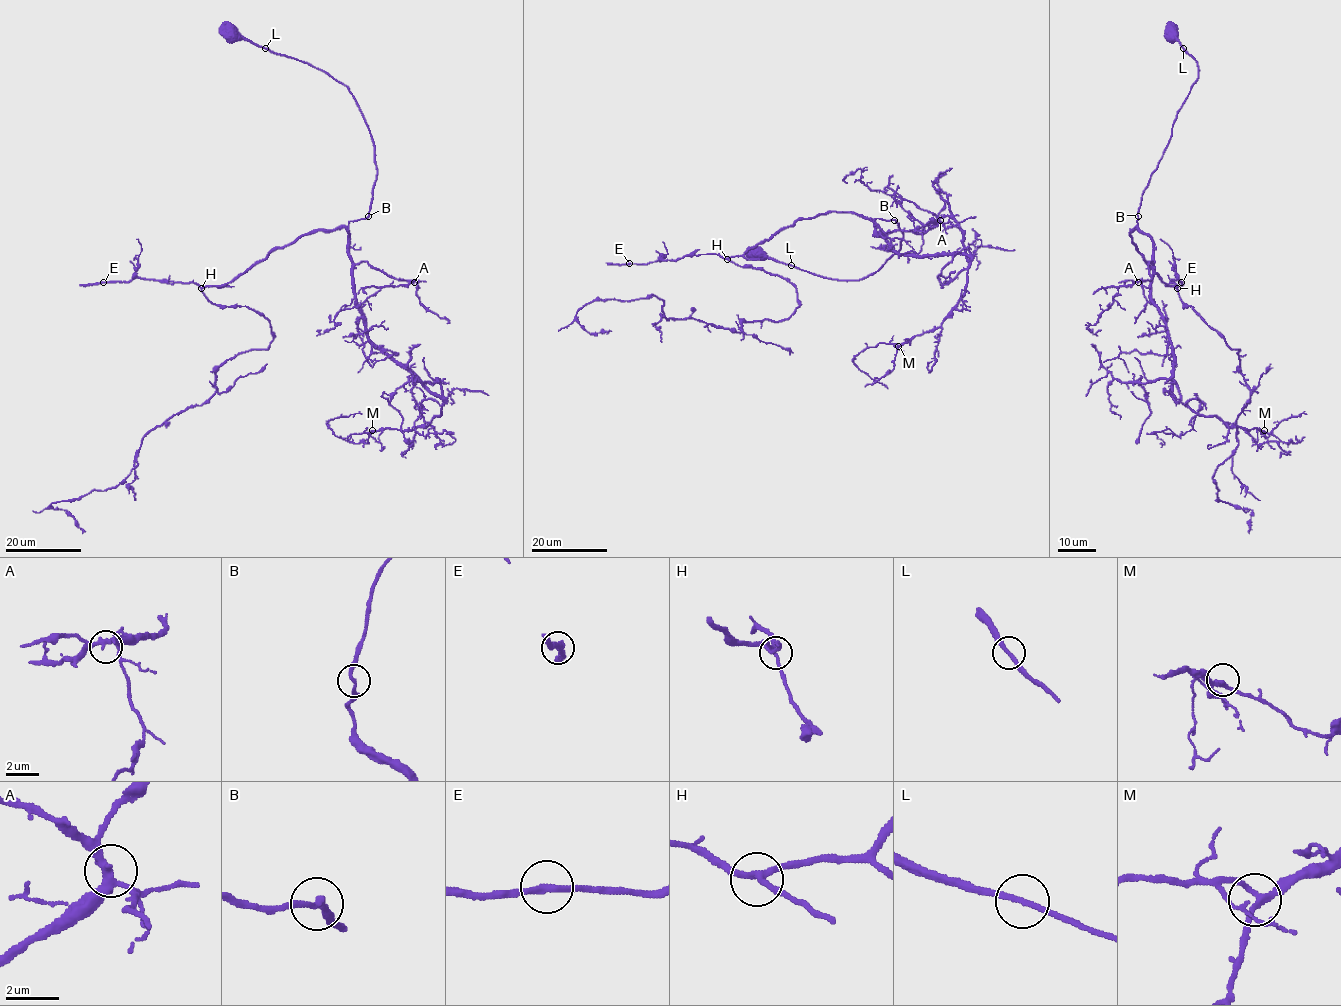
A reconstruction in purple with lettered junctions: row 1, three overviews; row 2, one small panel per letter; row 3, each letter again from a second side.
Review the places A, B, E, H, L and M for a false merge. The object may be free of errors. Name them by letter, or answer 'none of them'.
none of them

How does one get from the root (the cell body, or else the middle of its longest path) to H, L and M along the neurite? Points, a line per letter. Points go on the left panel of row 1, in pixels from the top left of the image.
H: (229, 32), (307, 62), (343, 83), (368, 128), (377, 176), (366, 217), (300, 235), (231, 282), (201, 288)
L: (229, 32), (265, 48)
M: (229, 32), (343, 83), (368, 128), (355, 303), (443, 400), (425, 426), (372, 430)

